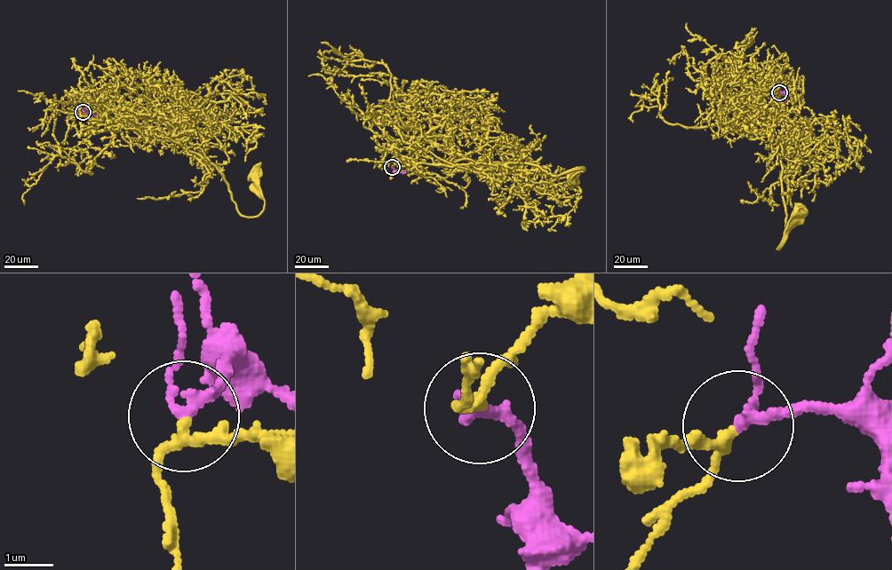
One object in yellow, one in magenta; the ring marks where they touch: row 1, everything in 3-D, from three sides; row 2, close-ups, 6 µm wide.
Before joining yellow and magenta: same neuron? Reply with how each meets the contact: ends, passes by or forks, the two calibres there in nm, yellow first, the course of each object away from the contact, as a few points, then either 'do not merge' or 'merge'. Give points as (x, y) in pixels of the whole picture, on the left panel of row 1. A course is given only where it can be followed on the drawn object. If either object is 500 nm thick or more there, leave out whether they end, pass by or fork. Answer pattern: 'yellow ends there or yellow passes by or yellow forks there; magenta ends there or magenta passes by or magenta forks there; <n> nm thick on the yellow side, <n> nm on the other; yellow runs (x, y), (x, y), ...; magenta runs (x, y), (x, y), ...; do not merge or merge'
yellow passes by; magenta passes by; 180 nm thick on the yellow side, 200 nm on the other; yellow runs (83, 113), (139, 124), (199, 154), (222, 175), (245, 217), (264, 208), (254, 173); magenta runs (83, 112), (84, 110), (92, 115), (96, 114); merge

